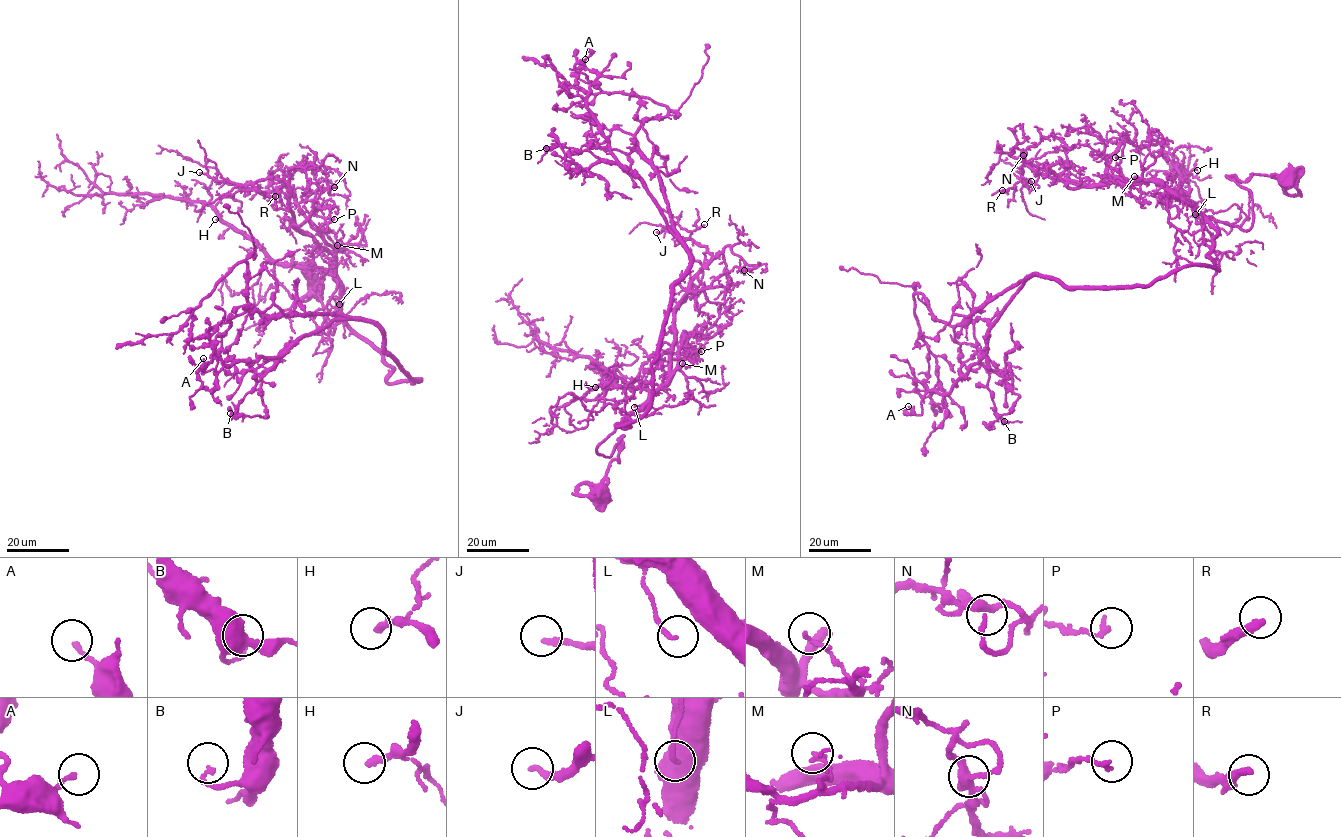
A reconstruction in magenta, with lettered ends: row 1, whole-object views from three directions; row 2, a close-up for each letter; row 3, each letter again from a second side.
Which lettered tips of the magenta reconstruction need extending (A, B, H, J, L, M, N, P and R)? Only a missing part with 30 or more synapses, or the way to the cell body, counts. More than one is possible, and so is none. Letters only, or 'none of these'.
J

